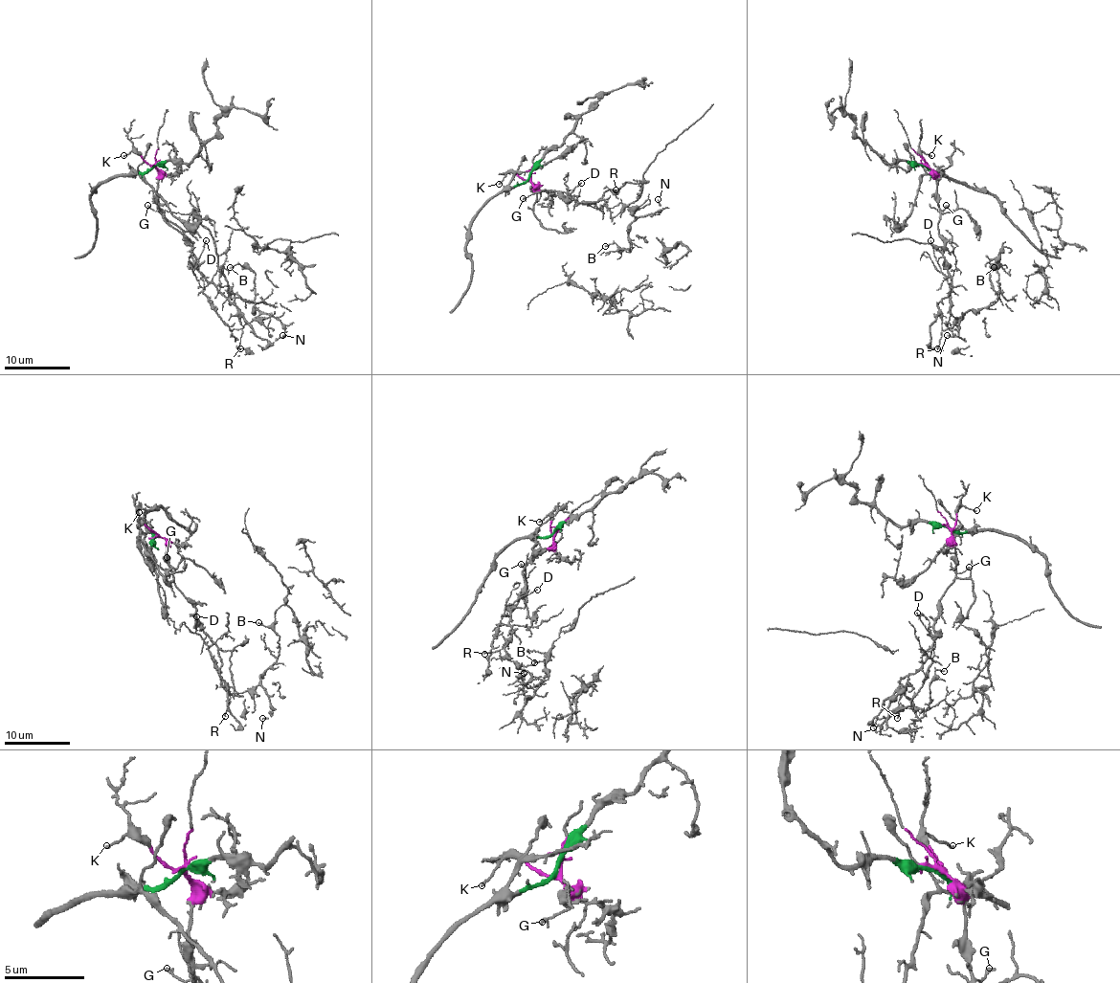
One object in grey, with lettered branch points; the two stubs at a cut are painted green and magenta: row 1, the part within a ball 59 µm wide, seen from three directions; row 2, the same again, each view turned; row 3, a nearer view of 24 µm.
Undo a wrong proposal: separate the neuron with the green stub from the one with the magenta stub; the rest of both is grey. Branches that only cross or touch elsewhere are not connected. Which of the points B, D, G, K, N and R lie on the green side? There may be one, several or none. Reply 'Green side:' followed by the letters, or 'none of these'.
Green side: none of these

